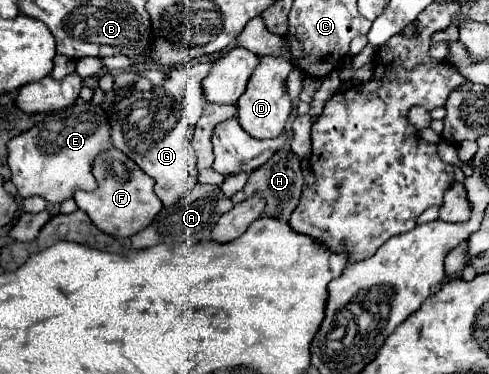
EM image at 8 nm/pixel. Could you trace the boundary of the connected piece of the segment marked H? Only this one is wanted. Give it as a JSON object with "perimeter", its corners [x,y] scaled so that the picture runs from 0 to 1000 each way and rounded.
{"perimeter":[[[585,385],[577,401],[569,401],[544,439],[536,439],[532,449],[524,449],[503,497],[499,497],[499,513],[503,524],[515,524],[519,513],[528,513],[532,524],[544,529],[544,561],[540,561],[540,578],[564,578],[573,588],[589,588],[597,561],[605,556],[609,545],[609,529],[613,529],[613,513],[618,513],[618,497],[622,497],[622,481],[618,481],[618,460],[613,460],[613,428],[609,417],[593,401],[593,390]]]}

